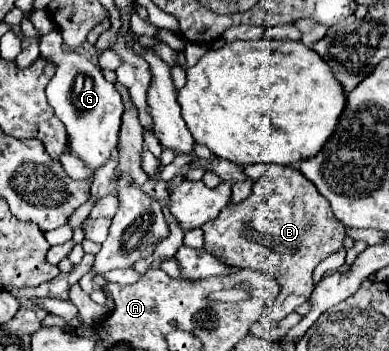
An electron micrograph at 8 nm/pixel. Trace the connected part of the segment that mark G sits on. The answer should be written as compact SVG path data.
M53 28L49 34L41 38L41 54L47 60L53 60L57 66L55 76L47 86L47 100L53 106L57 118L65 124L69 136L69 150L75 154L87 168L93 172L101 168L113 154L119 144L119 128L121 128L121 114L123 102L119 92L111 82L107 82L91 60L83 58L81 54L63 50L63 40L59 30Z

